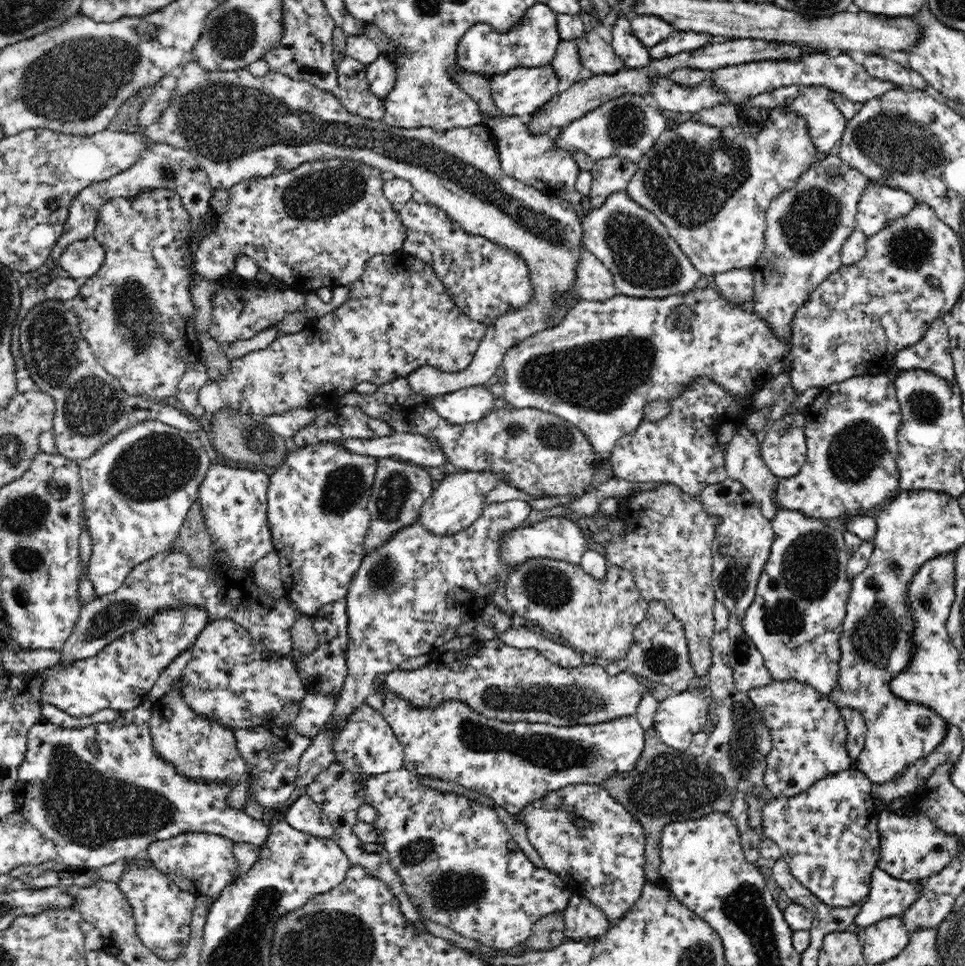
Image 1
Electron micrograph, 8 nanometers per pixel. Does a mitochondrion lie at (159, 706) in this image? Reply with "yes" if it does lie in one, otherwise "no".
no

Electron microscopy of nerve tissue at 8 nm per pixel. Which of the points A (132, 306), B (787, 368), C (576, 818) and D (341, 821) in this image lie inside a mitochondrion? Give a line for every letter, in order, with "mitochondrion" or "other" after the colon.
A: mitochondrion
B: other
C: other
D: other

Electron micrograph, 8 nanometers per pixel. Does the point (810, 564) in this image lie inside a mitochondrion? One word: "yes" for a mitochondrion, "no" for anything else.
yes

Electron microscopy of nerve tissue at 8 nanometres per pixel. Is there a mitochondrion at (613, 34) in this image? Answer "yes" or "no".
no

